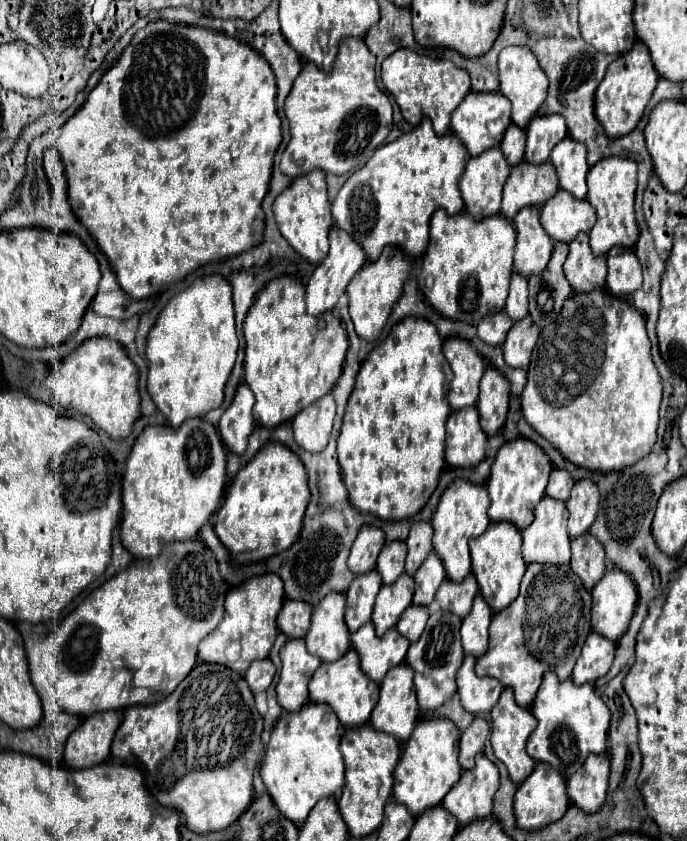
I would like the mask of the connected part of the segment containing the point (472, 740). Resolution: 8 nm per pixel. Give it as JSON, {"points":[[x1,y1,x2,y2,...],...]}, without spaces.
{"points":[[477,716,471,726,461,732,461,754,459,762,465,770,471,770,475,766,475,756,483,752,485,740,489,736,489,724,483,716]]}

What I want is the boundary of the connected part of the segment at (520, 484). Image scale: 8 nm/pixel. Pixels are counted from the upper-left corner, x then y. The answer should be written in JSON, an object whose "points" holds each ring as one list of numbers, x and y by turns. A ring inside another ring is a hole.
{"points":[[515,438,501,446,497,458,491,466,491,476,487,480,487,490,491,498,489,516,493,522,513,522,519,530,527,528,535,518,535,506,545,496,545,486,553,470,547,454,527,438]]}

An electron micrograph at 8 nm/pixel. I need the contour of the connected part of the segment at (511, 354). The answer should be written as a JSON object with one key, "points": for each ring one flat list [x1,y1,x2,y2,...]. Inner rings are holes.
{"points":[[531,316,515,322,503,342,503,356,511,368,527,368,531,352,537,344,539,328,533,324]]}

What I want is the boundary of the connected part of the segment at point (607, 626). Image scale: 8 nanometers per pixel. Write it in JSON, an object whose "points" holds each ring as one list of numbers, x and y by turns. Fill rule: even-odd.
{"points":[[615,568,605,572,605,576,593,588,593,630,617,642,629,628,637,598,637,588,623,570]]}

